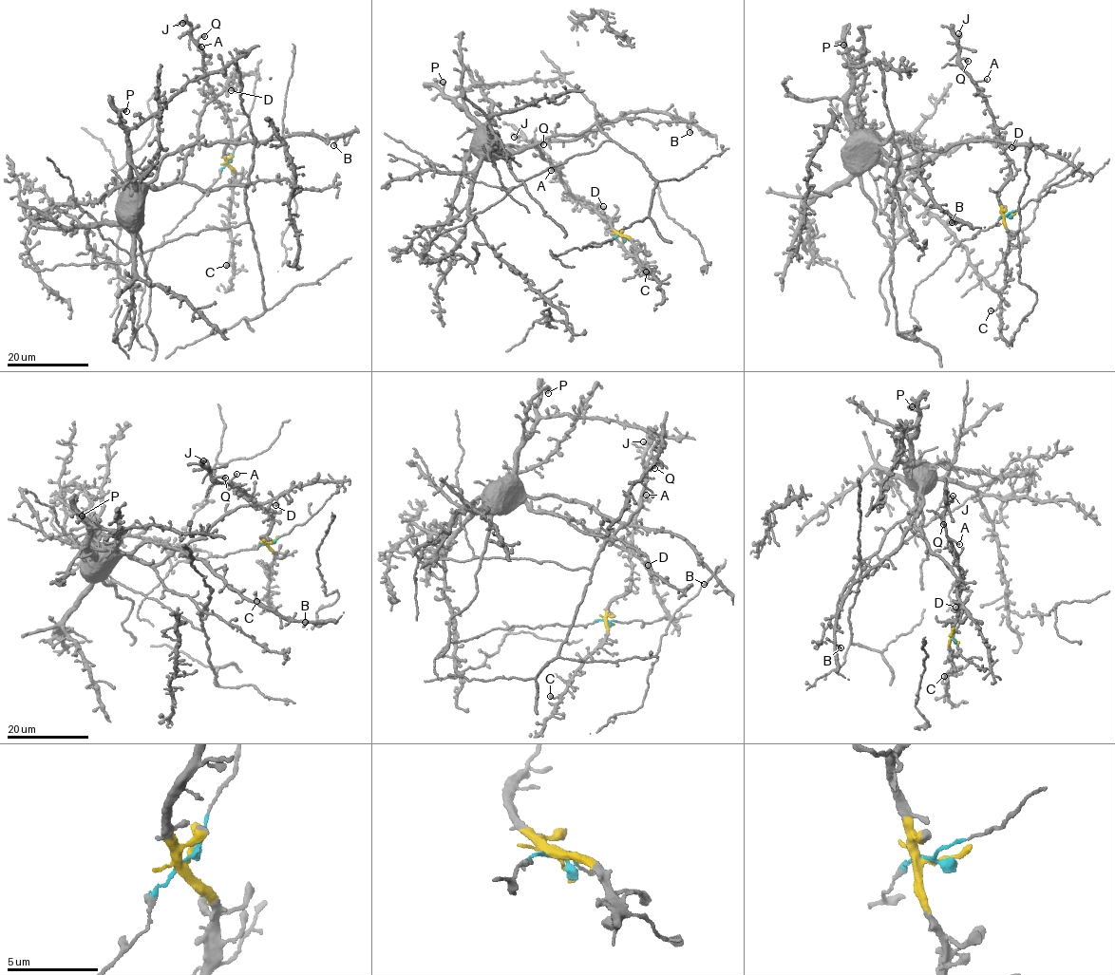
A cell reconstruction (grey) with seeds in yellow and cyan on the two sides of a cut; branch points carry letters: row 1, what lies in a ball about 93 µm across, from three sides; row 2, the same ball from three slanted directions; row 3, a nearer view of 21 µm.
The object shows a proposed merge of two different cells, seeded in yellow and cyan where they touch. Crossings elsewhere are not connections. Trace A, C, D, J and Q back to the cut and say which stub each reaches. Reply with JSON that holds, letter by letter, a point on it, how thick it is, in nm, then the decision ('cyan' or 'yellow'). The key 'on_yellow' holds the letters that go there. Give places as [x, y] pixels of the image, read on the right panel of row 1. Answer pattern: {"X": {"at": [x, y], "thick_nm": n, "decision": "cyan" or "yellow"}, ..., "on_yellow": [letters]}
{"A": {"at": [987, 79], "thick_nm": 200, "decision": "yellow"}, "C": {"at": [991, 310], "thick_nm": 400, "decision": "yellow"}, "D": {"at": [1011, 147], "thick_nm": 550, "decision": "cyan"}, "J": {"at": [958, 33], "thick_nm": 320, "decision": "yellow"}, "Q": {"at": [968, 61], "thick_nm": 460, "decision": "yellow"}, "on_yellow": ["A", "C", "J", "Q"]}

